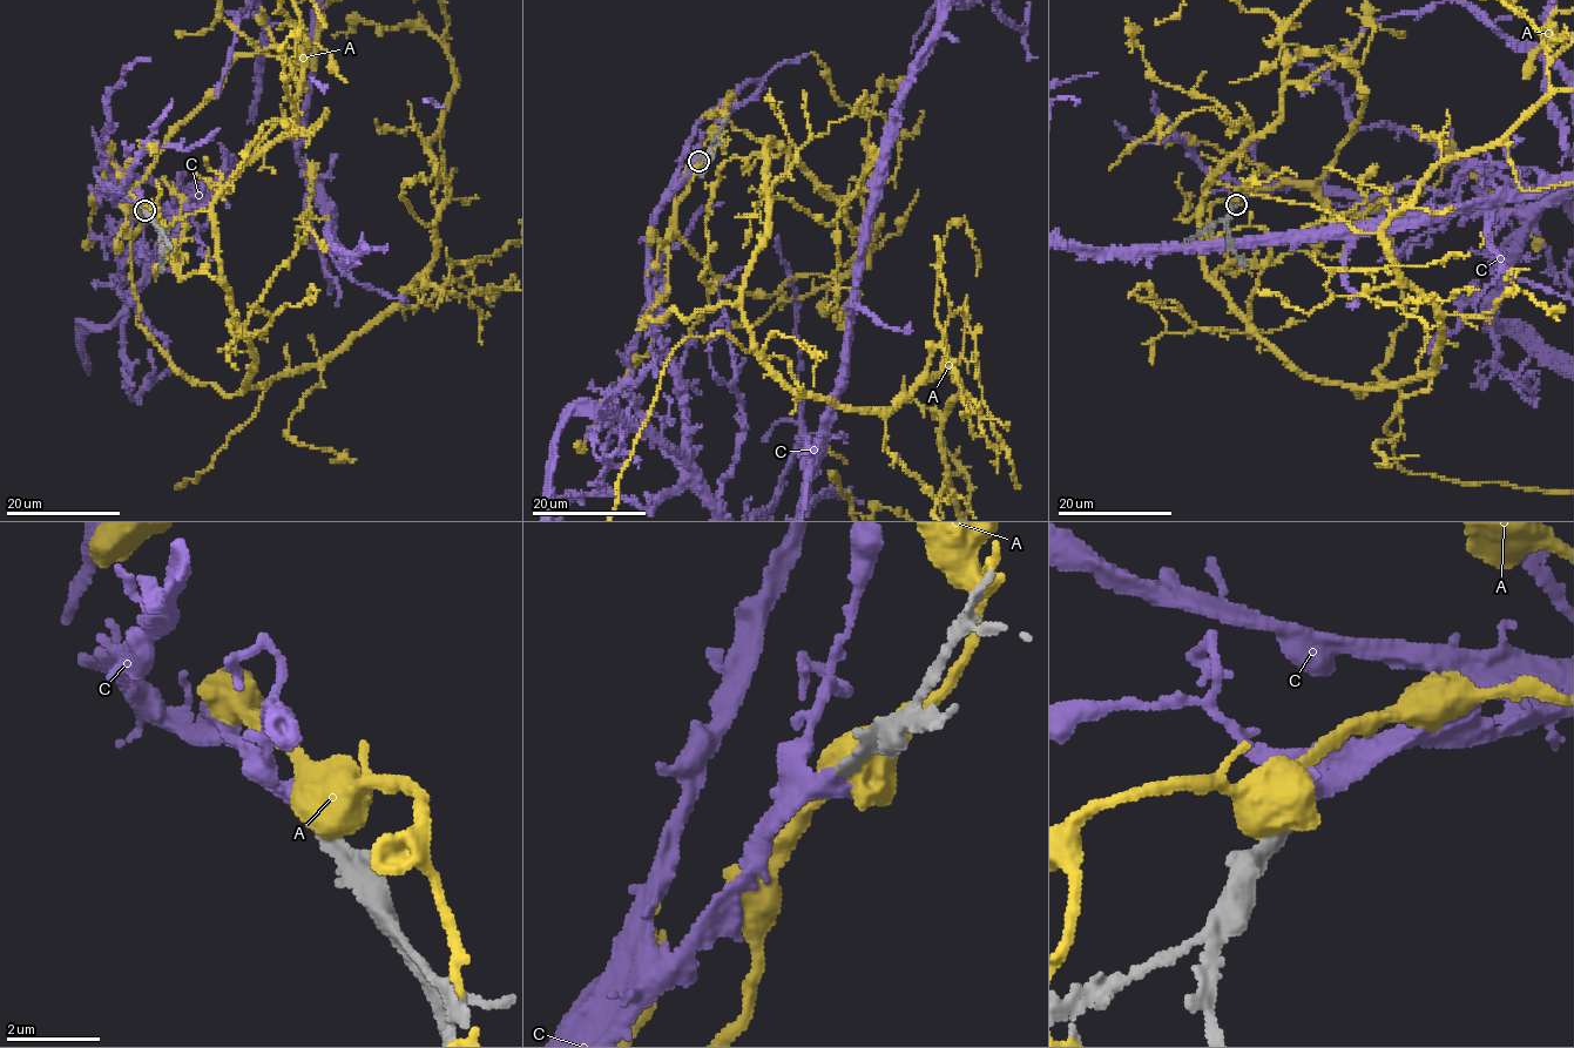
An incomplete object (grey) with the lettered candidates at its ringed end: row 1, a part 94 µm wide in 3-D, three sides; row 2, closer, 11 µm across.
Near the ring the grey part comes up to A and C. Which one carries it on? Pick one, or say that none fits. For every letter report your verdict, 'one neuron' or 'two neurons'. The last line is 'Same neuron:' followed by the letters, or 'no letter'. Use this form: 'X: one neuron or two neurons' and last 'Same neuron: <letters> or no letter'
A: two neurons
C: one neuron
Same neuron: C

